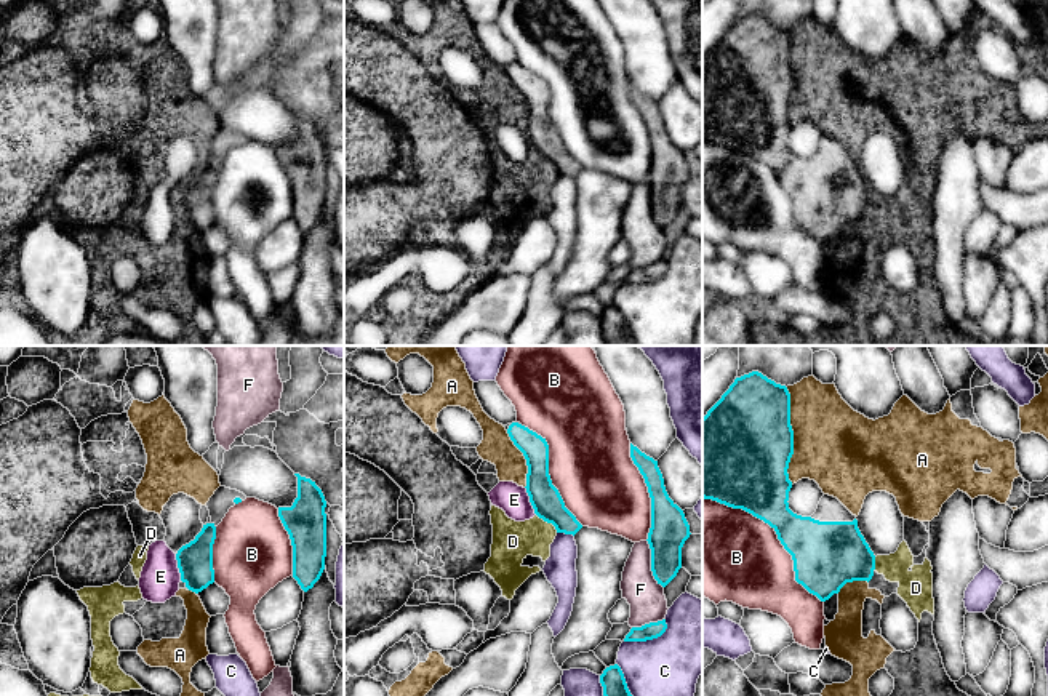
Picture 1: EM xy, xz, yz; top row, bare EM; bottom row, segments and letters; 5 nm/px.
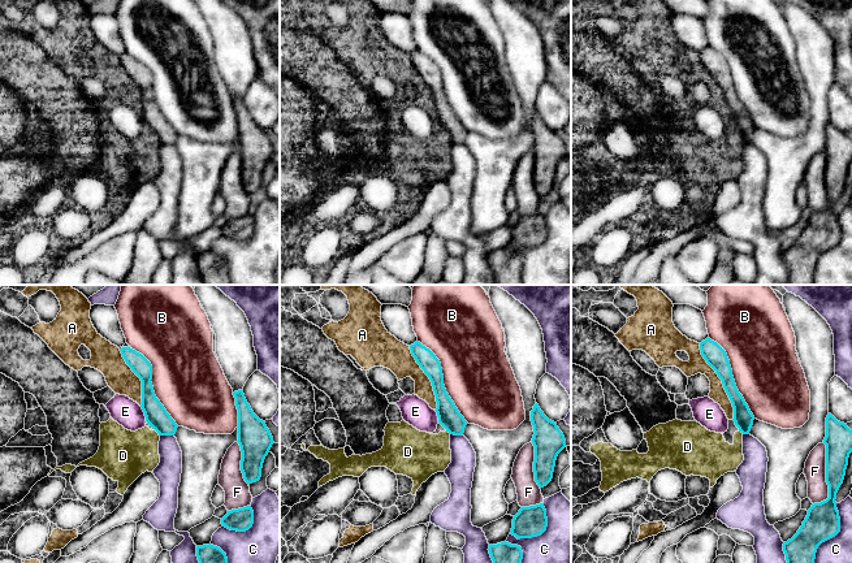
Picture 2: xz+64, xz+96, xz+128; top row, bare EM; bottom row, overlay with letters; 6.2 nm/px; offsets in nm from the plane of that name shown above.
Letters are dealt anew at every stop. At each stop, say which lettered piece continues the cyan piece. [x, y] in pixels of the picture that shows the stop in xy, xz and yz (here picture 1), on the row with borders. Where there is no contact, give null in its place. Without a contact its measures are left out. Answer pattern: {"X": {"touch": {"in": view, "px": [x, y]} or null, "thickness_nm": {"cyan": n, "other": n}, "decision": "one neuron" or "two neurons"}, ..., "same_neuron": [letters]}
{"A": {"touch": {"in": "yz", "px": [792, 436]}, "thickness_nm": {"cyan": 480, "other": 400}, "decision": "two neurons"}, "B": {"touch": {"in": "yz", "px": [776, 533]}, "thickness_nm": {"cyan": 300, "other": 460}, "decision": "two neurons"}, "C": {"touch": {"in": "xz", "px": [650, 639]}, "thickness_nm": {"cyan": 80, "other": 360}, "decision": "two neurons"}, "D": {"touch": {"in": "xz", "px": [548, 522]}, "thickness_nm": {"cyan": 150, "other": 200}, "decision": "two neurons"}, "E": {"touch": {"in": "xz", "px": [530, 501]}, "thickness_nm": {"cyan": 150, "other": 150}, "decision": "two neurons"}, "F": {"touch": {"in": "xz", "px": [652, 564]}, "thickness_nm": {"cyan": 190, "other": 180}, "decision": "two neurons"}, "same_neuron": []}

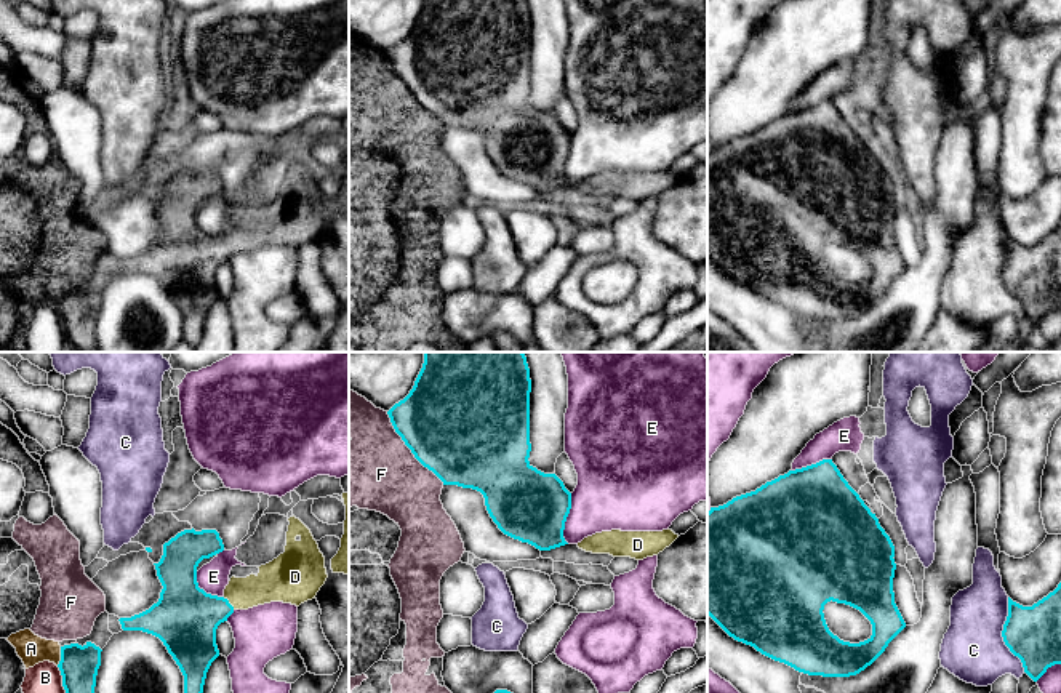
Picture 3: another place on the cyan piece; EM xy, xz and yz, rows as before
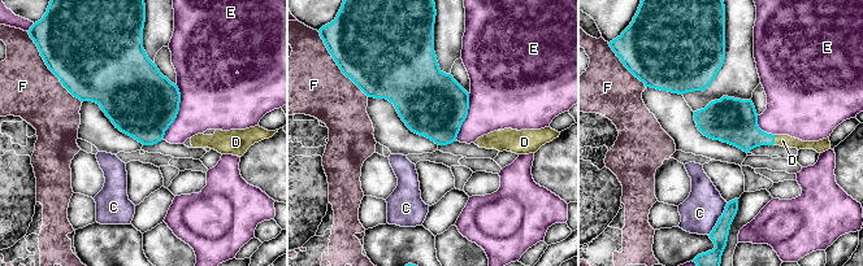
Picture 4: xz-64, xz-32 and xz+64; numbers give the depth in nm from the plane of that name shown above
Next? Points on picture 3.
{"A": {"touch": {"in": "xy", "px": [61, 656]}, "thickness_nm": {"cyan": 190, "other": 150}, "decision": "two neurons"}, "B": {"touch": {"in": "xy", "px": [63, 679]}, "thickness_nm": {"cyan": 190, "other": 160}, "decision": "two neurons"}, "C": {"touch": {"in": "yz", "px": [1002, 634]}, "thickness_nm": {"cyan": 280, "other": 320}, "decision": "two neurons"}, "D": {"touch": {"in": "xy", "px": [228, 602]}, "thickness_nm": {"cyan": 320, "other": 180}, "decision": "one neuron"}, "E": {"touch": {"in": "xz", "px": [565, 519]}, "thickness_nm": {"cyan": 360, "other": 340}, "decision": "two neurons"}, "F": {"touch": {"in": "xz", "px": [408, 447]}, "thickness_nm": {"cyan": 500, "other": 400}, "decision": "two neurons"}, "same_neuron": ["D"]}

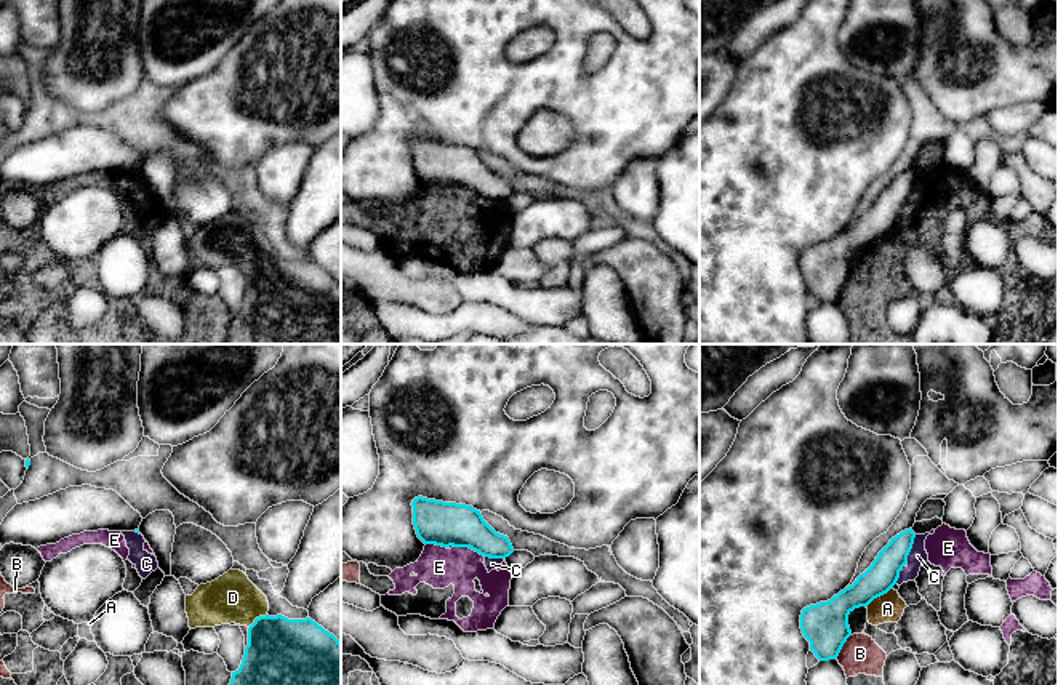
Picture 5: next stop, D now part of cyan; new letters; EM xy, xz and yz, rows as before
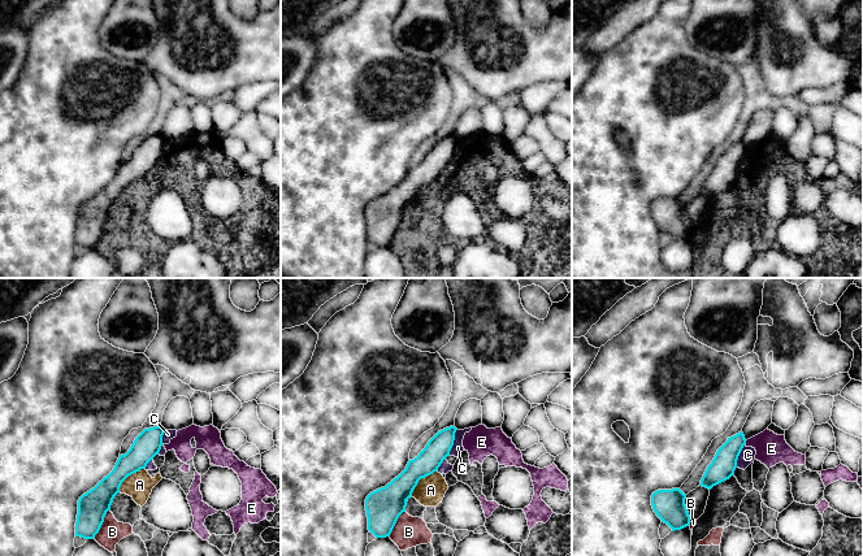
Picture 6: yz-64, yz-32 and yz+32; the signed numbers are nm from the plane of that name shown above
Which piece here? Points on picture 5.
{"A": {"touch": {"in": "yz", "px": [879, 596]}, "thickness_nm": {"cyan": 160, "other": 140}, "decision": "two neurons"}, "B": {"touch": {"in": "yz", "px": [842, 645]}, "thickness_nm": {"cyan": 220, "other": 190}, "decision": "two neurons"}, "C": {"touch": {"in": "yz", "px": [911, 548]}, "thickness_nm": {"cyan": 160, "other": 90}, "decision": "two neurons"}, "D": {"touch": {"in": "xy", "px": [256, 618]}, "thickness_nm": {"cyan": 340, "other": 240}, "decision": "one neuron"}, "E": {"touch": {"in": "xz", "px": [469, 548]}, "thickness_nm": {"cyan": 220, "other": 200}, "decision": "two neurons"}, "same_neuron": ["D"]}

